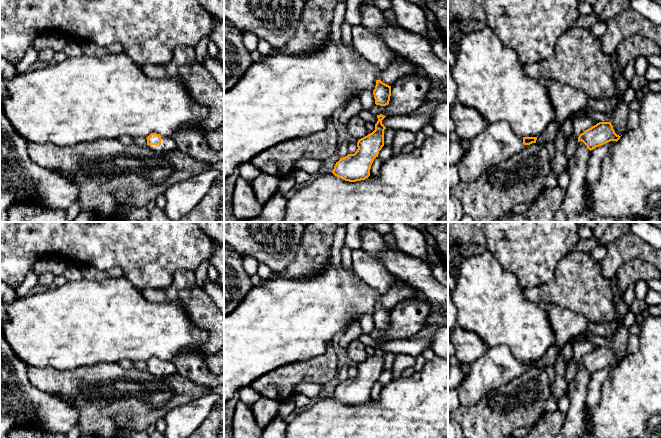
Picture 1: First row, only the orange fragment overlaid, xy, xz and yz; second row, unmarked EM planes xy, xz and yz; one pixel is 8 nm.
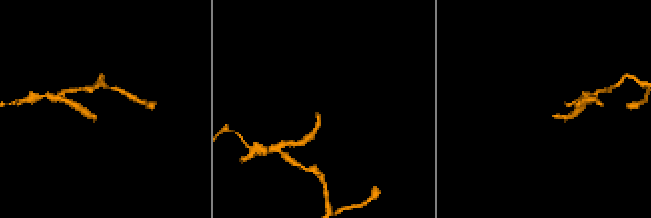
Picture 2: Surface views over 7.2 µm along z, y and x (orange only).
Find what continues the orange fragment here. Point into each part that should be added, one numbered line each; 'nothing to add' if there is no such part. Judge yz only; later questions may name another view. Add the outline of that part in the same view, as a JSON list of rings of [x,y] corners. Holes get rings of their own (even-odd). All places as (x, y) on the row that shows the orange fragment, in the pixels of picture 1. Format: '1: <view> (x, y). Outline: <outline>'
1: yz (497, 142). Outline: [[[488,123],[481,133],[470,140],[468,152],[457,163],[460,180],[467,183],[475,181],[489,167],[528,146],[523,144],[523,137],[515,134],[508,123]]]

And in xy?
1: xy (167, 144). Outline: [[[161,137],[160,145],[147,145],[154,152],[169,152],[176,149],[176,143],[172,137]]]

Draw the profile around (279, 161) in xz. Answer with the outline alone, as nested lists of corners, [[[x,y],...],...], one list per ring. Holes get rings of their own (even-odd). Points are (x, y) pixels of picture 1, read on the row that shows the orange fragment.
[[[332,119],[325,128],[308,137],[284,141],[259,153],[252,159],[252,164],[261,173],[283,178],[292,175],[295,163],[301,158],[327,159],[336,153],[338,134]]]

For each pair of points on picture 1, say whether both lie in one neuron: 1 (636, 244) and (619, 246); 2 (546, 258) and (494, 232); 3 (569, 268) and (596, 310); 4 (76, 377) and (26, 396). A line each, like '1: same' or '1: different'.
1: same
2: same
3: same
4: different

